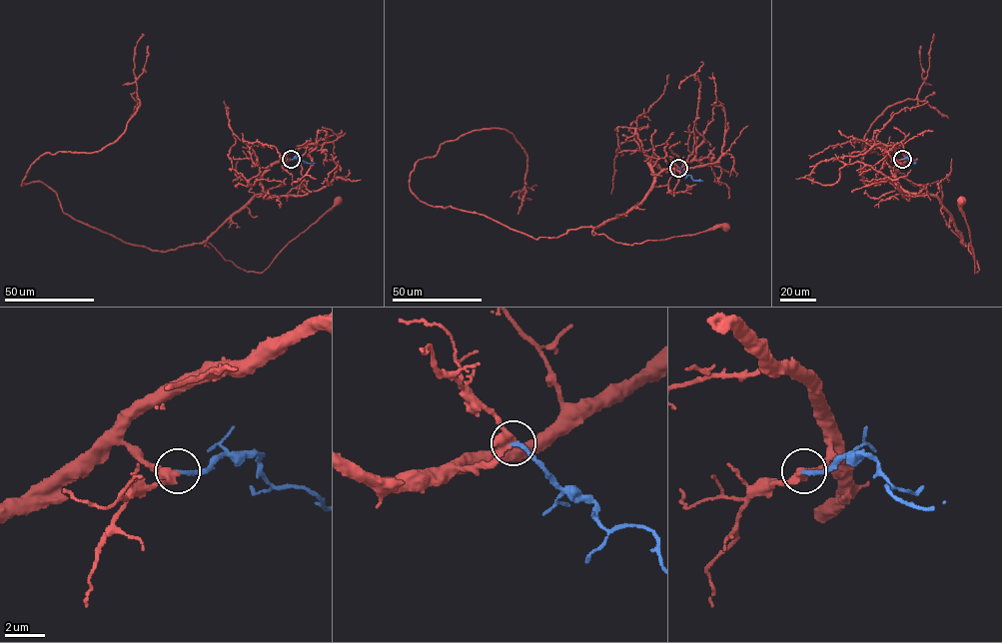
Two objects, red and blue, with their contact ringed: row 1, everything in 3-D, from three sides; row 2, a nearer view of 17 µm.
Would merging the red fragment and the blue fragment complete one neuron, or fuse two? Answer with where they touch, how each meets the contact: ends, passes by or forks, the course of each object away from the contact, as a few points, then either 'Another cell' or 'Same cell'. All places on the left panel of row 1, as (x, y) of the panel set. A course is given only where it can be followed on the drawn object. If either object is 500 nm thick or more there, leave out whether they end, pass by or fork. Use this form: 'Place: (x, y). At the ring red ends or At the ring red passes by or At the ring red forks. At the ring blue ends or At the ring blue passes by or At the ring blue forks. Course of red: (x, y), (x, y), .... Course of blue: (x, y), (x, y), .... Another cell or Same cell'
Place: (291, 159). At the ring red passes by. At the ring blue ends. Course of red: (291, 159), (269, 168), (261, 182), (266, 193), (255, 195), (205, 246), (247, 272), (263, 272), (339, 202). Course of blue: (291, 159), (315, 163). Same cell

